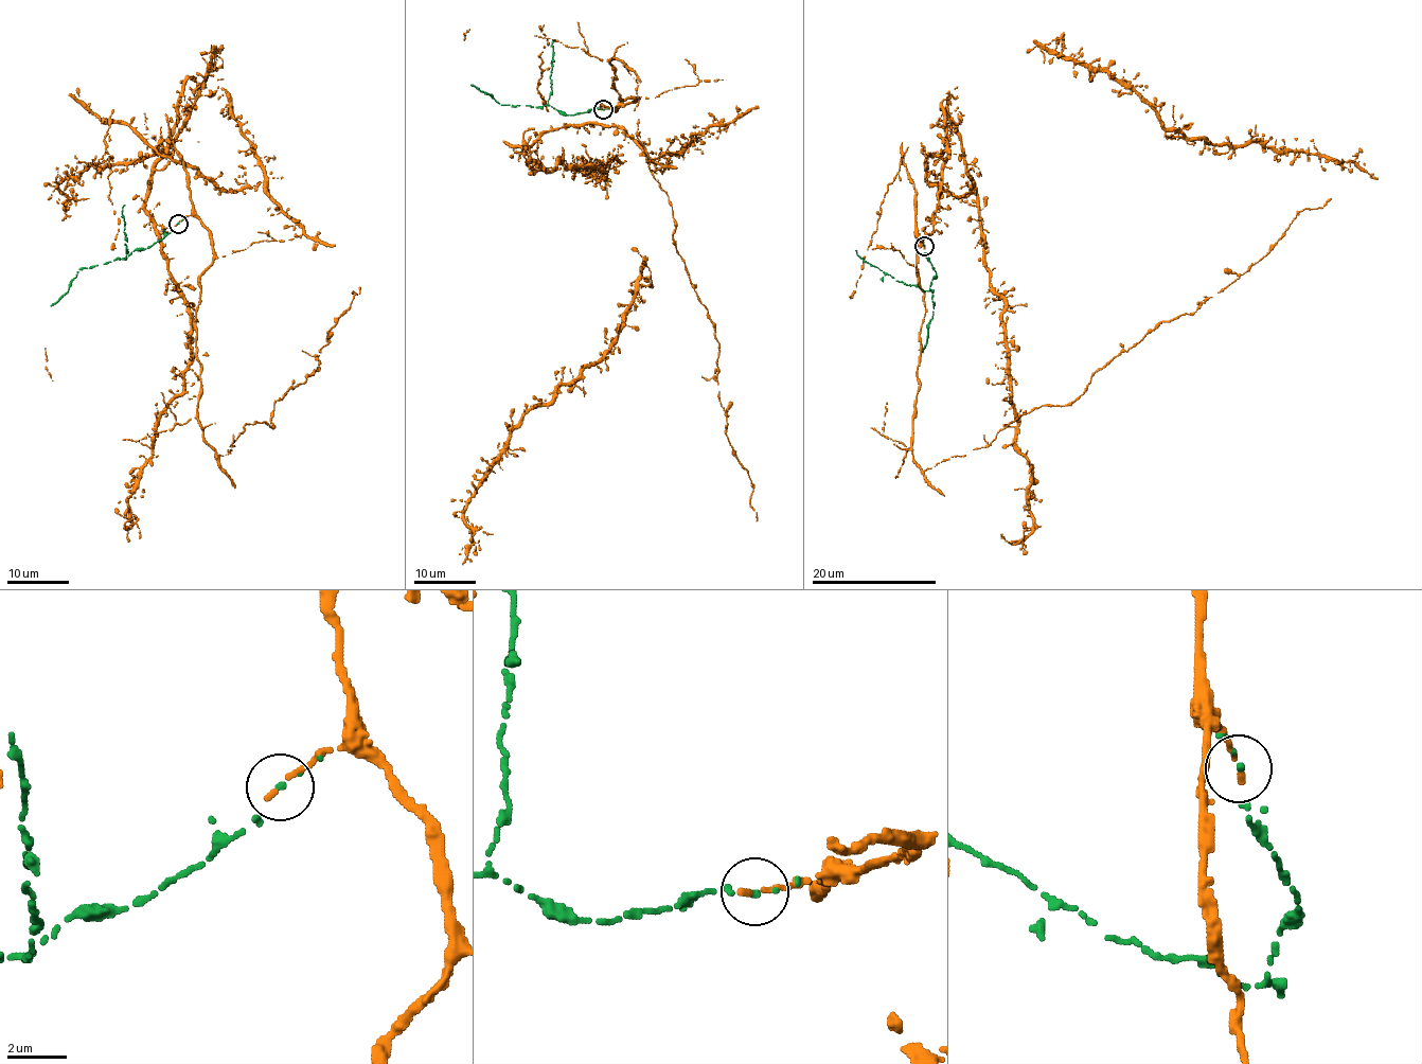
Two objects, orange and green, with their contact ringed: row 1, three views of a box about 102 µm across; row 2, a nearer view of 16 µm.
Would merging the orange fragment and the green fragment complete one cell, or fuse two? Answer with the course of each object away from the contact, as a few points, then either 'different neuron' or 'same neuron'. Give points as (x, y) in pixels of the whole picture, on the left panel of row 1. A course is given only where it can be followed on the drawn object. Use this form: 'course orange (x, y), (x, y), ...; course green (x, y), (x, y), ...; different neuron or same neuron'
course orange (177, 225), (195, 215), (212, 246), (195, 321), (197, 421), (217, 455), (247, 423), (272, 427), (359, 287); course green (178, 223), (161, 240), (146, 248), (137, 248), (127, 258), (81, 267), (69, 289), (50, 305); same neuron

